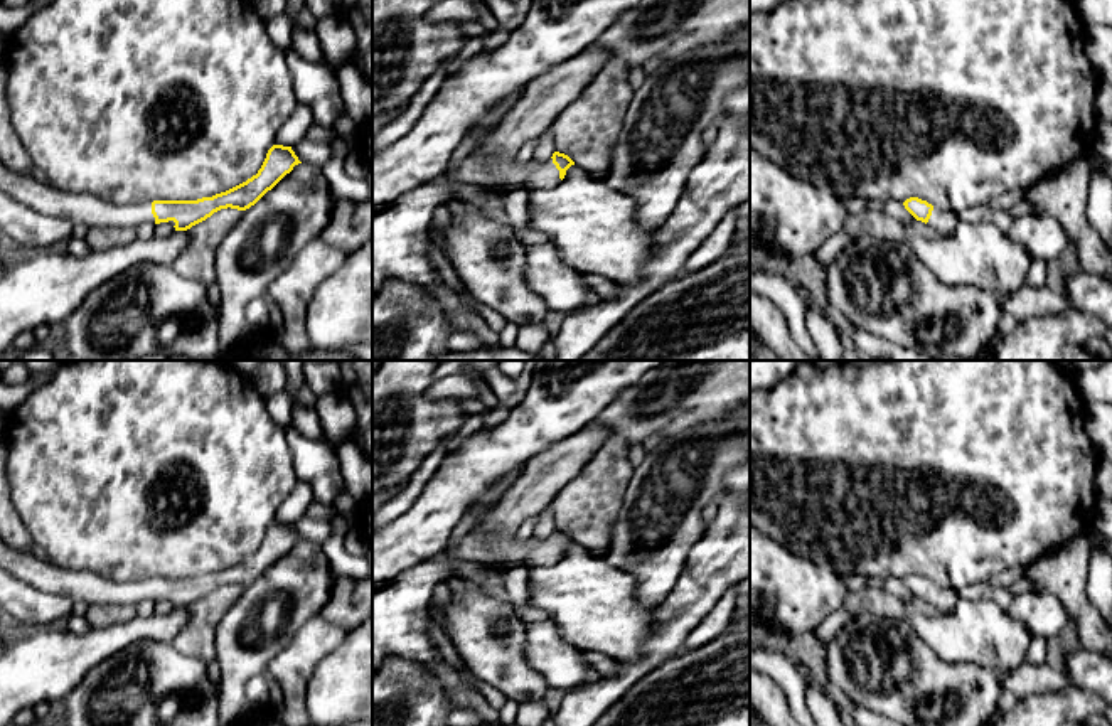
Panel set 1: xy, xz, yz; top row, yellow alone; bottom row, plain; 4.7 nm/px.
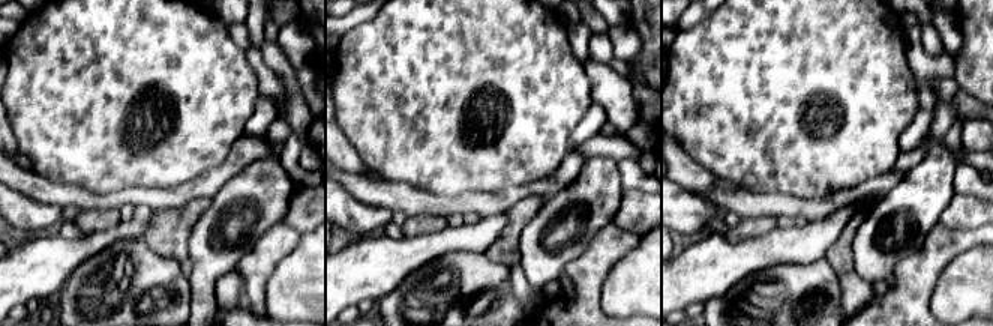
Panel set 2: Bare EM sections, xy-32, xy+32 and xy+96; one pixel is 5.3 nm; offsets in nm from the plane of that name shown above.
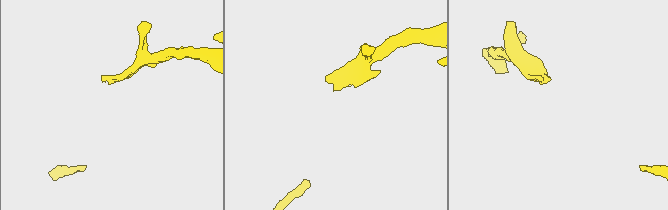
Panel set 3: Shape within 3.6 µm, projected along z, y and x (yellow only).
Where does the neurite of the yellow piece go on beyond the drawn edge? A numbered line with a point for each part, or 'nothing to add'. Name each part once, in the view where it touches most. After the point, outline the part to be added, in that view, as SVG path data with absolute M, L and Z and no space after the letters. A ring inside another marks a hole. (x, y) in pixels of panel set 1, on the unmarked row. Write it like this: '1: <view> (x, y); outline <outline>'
1: xz (486, 549); outline M467 532L457 546L446 542L445 553L453 553L460 561L470 561L480 566L505 564L507 569L517 566L553 566L559 561L559 547L553 536L546 539L529 537L519 541L514 534L482 534ZM441 554L441 556L443 556Z

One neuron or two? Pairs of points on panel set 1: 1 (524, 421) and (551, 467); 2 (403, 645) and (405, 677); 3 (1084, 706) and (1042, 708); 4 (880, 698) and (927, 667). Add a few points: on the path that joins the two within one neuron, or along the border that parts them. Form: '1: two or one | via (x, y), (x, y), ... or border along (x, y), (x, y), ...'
1: two | border along (577, 432), (548, 445), (524, 464)
2: two | border along (390, 656), (415, 659), (437, 677)
3: one | via (1074, 706), (1052, 708)
4: one | via (892, 691), (898, 691), (915, 679)

